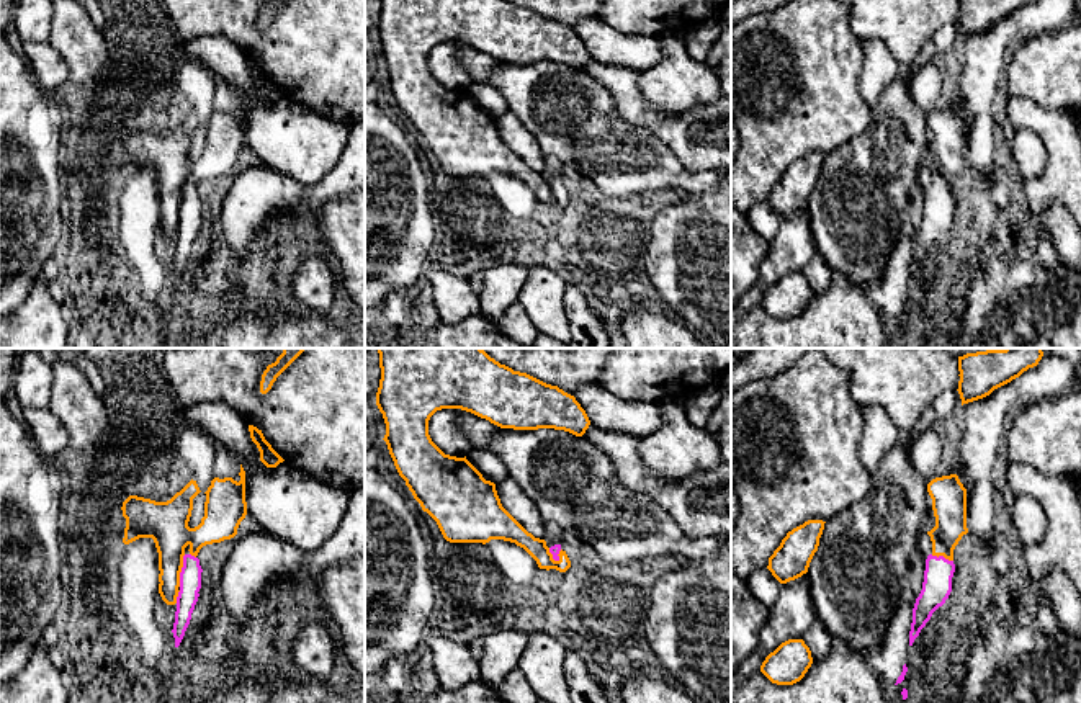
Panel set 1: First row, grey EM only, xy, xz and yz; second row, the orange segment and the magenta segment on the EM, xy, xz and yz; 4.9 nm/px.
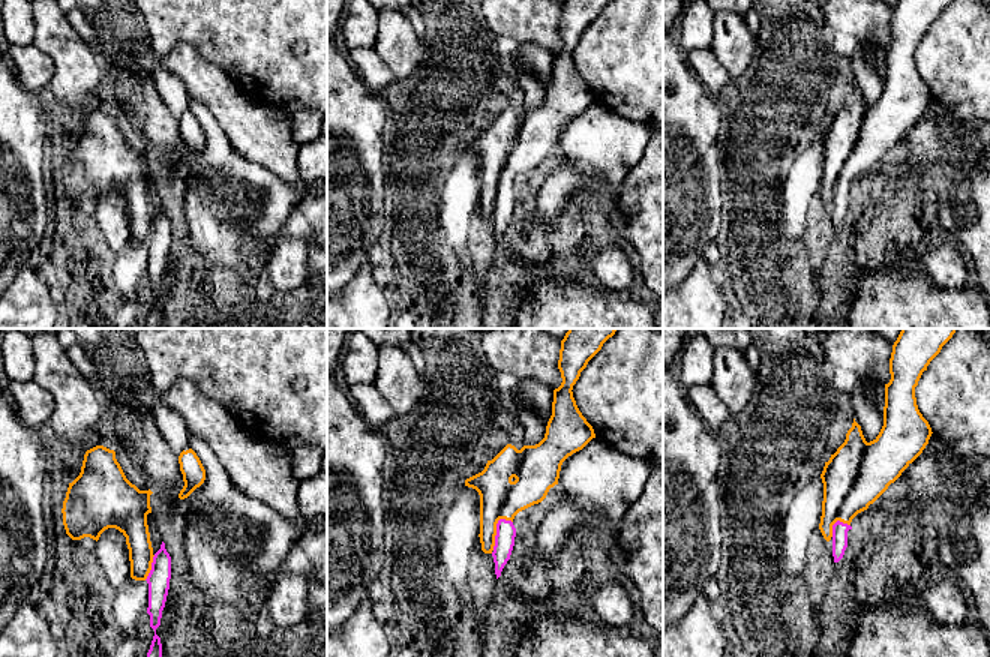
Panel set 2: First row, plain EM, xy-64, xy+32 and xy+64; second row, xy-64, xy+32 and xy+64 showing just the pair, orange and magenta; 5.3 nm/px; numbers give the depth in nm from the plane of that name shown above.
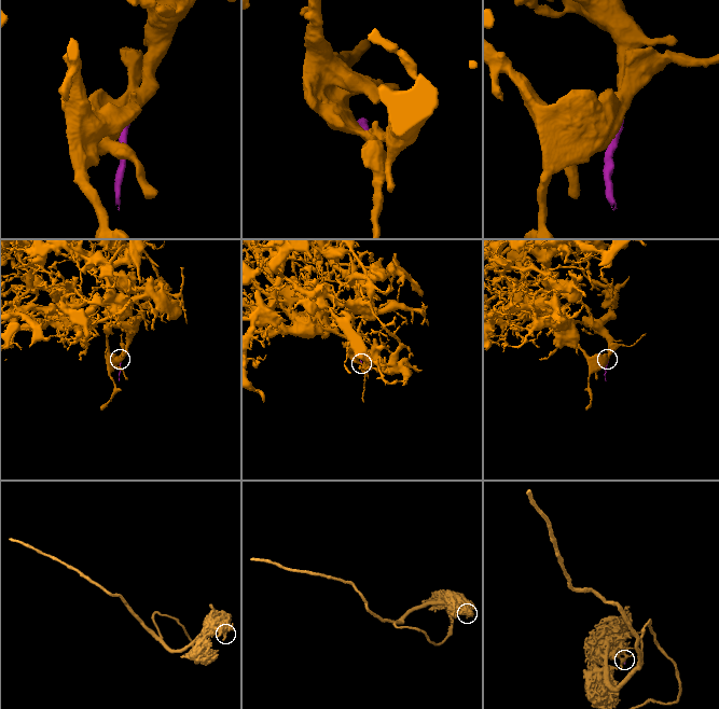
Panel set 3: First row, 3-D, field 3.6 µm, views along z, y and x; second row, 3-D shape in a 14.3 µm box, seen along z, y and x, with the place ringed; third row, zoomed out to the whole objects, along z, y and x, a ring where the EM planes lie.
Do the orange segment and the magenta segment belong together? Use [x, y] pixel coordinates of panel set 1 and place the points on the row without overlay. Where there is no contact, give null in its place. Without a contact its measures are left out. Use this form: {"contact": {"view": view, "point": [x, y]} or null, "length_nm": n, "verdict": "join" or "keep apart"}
{"contact": {"view": "xy", "point": [180, 205]}, "length_nm": 160, "verdict": "join"}

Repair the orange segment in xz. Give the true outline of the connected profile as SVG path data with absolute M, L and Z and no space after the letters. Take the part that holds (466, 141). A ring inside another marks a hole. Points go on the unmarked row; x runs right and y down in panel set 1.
M379 0L381 13L376 26L376 39L386 57L384 75L399 110L420 137L438 159L443 172L450 177L489 177L491 173L504 173L523 181L538 198L540 203L556 203L566 206L571 195L561 178L551 181L545 173L528 167L500 137L496 118L486 114L482 108L464 92L445 88L428 69L430 51L442 43L461 43L500 62L538 64L554 62L564 64L576 70L582 70L590 54L574 29L564 26L558 20L546 18L527 7L514 5L509 0Z

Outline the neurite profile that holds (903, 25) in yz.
M837 0L850 8L850 28L862 41L883 41L898 64L911 65L921 46L945 25L958 23L958 0Z

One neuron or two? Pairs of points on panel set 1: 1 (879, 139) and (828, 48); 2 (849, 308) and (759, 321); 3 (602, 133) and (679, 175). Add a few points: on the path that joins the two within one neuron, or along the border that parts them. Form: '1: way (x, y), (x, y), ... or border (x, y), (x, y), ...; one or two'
1: border (872, 108), (872, 123), (839, 147); two
2: way (826, 329), (782, 329); one
3: way (622, 147), (654, 151), (659, 156); one

